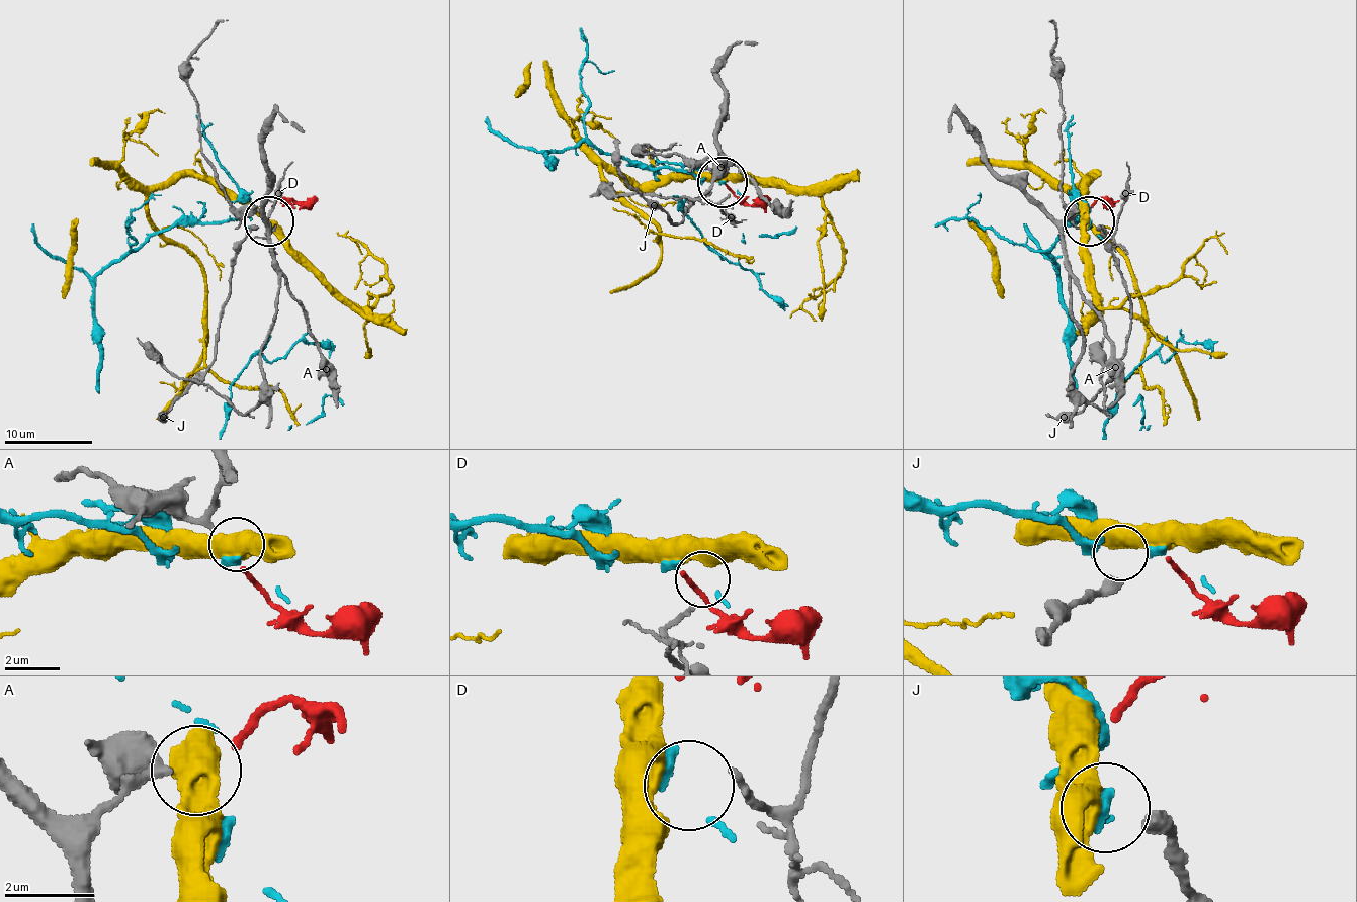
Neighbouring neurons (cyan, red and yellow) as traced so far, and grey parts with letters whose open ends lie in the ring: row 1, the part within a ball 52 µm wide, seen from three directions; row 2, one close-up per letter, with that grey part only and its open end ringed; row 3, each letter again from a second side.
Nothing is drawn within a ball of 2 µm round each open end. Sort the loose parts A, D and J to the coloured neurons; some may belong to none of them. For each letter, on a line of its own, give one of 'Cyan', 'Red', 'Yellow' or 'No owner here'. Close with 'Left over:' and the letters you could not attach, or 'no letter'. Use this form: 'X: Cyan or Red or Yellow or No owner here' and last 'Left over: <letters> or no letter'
A: Red
D: Yellow
J: No owner here
Left over: J

